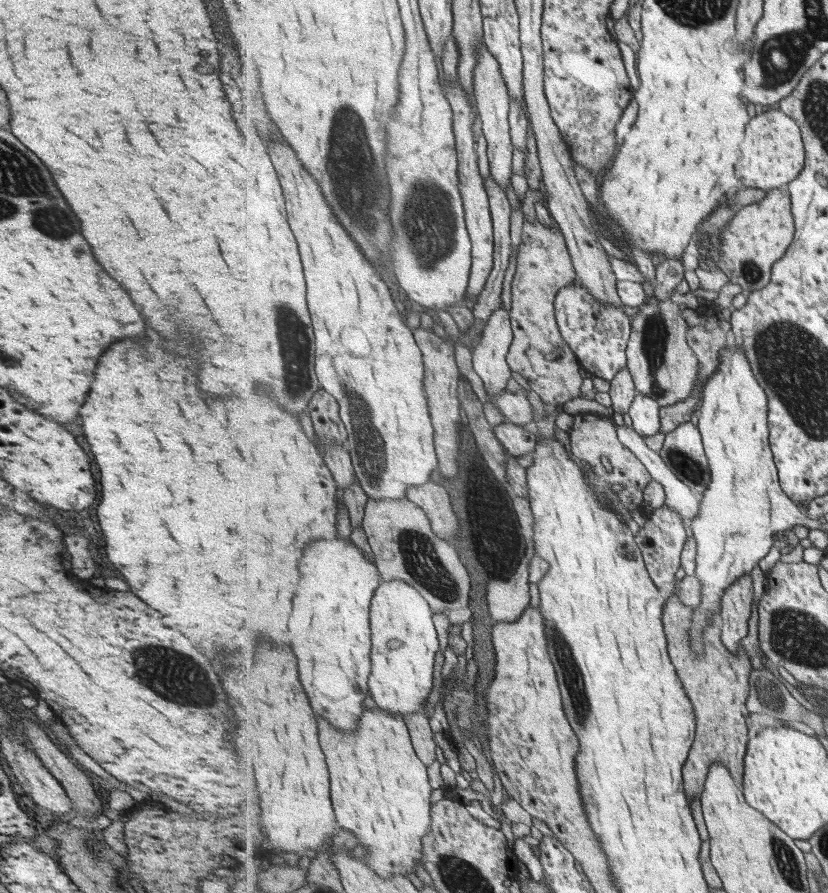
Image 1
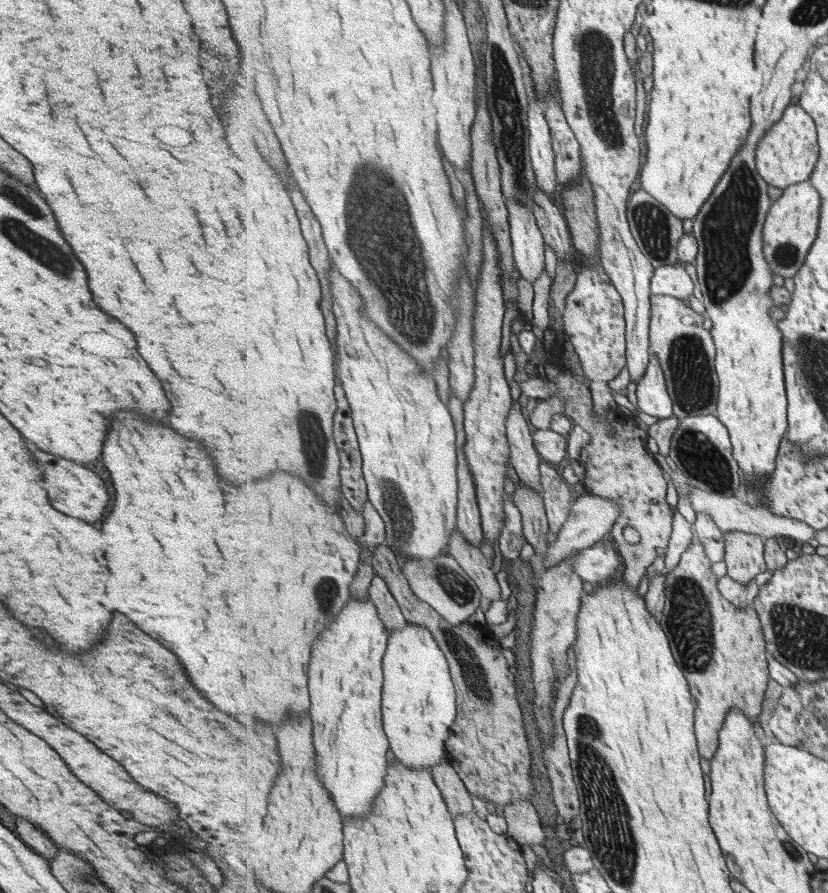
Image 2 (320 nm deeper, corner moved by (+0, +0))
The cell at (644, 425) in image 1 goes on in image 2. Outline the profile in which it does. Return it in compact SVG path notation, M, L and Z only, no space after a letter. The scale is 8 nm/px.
M650 355L648 370L636 387L639 409L659 419L668 419L674 415L674 406L667 390L667 380L663 366L657 355Z

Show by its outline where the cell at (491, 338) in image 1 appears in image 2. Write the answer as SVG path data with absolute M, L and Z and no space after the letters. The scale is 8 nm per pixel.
M513 401L510 417L507 419L507 440L511 447L512 466L518 478L532 490L544 492L541 476L542 456L536 449L531 428L527 424L525 412L521 412L521 404Z

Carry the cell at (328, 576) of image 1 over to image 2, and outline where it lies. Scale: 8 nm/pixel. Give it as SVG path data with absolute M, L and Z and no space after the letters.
M352 596L349 608L345 608L341 618L331 624L331 630L319 638L319 646L315 646L315 662L311 662L311 716L315 724L315 744L319 744L316 750L318 777L331 792L343 821L350 816L368 816L374 812L374 802L386 788L387 752L392 748L384 726L382 694L385 683L383 661L390 635L370 597Z

